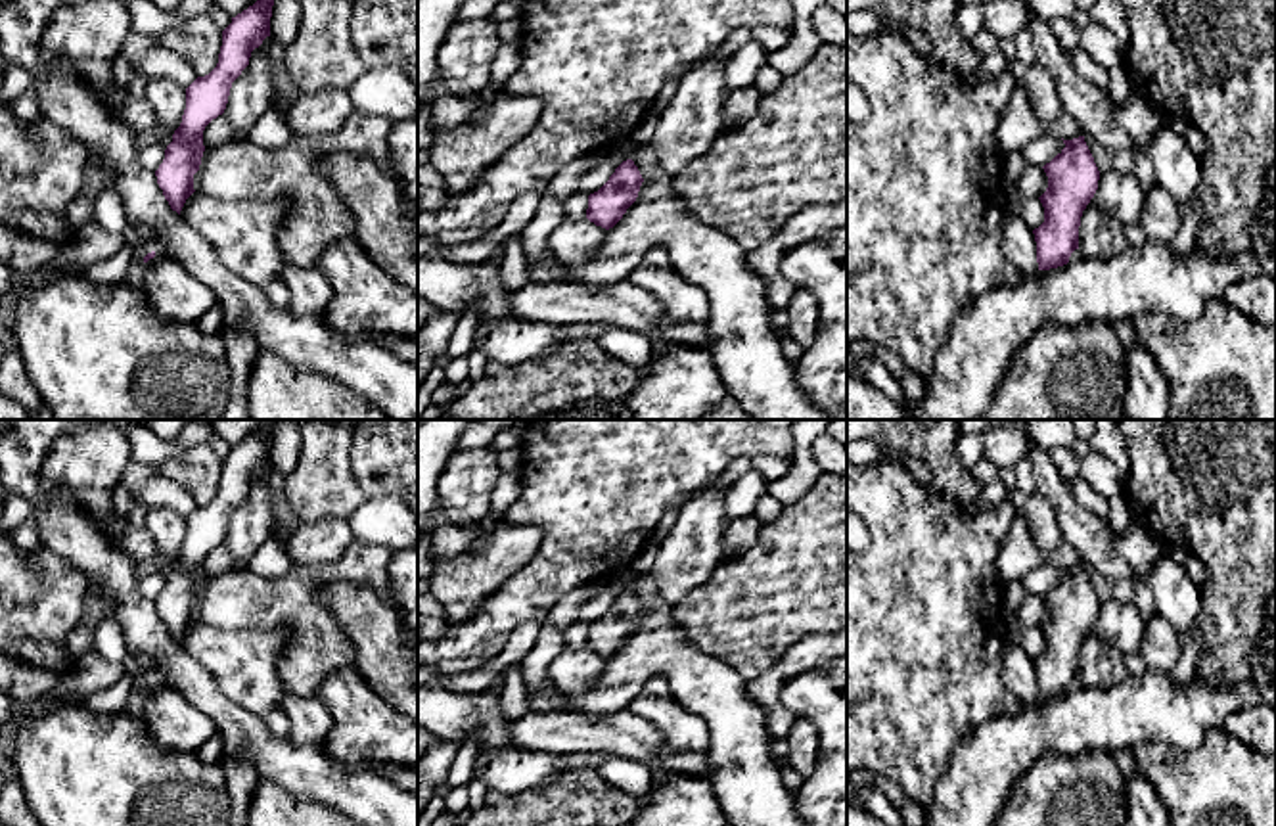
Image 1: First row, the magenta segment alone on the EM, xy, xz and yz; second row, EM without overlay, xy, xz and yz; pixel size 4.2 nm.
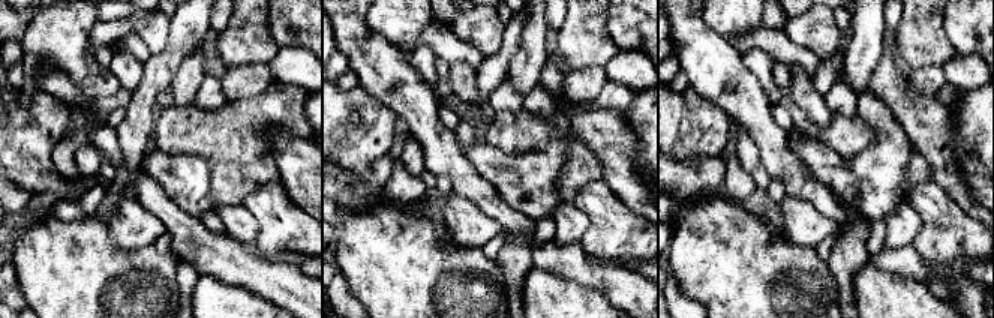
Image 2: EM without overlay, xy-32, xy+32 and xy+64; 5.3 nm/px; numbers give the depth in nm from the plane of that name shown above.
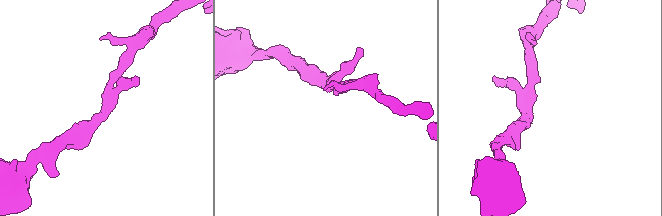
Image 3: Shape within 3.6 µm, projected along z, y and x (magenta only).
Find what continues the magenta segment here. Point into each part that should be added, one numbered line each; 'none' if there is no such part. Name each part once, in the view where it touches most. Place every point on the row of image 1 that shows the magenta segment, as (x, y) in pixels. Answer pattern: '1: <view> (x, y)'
none

